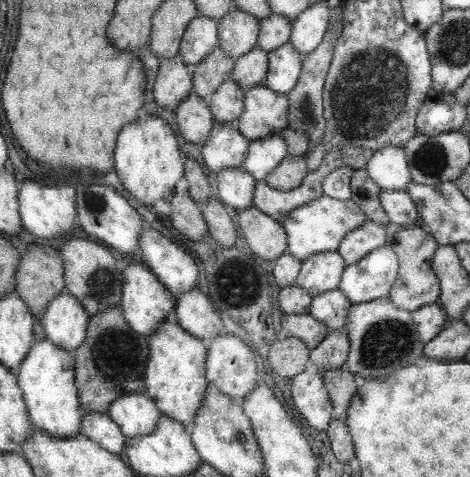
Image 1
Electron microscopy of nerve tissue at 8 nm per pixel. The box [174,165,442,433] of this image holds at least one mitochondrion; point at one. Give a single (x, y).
(387, 342)

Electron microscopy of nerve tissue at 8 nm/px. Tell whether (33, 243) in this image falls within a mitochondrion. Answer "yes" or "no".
no

